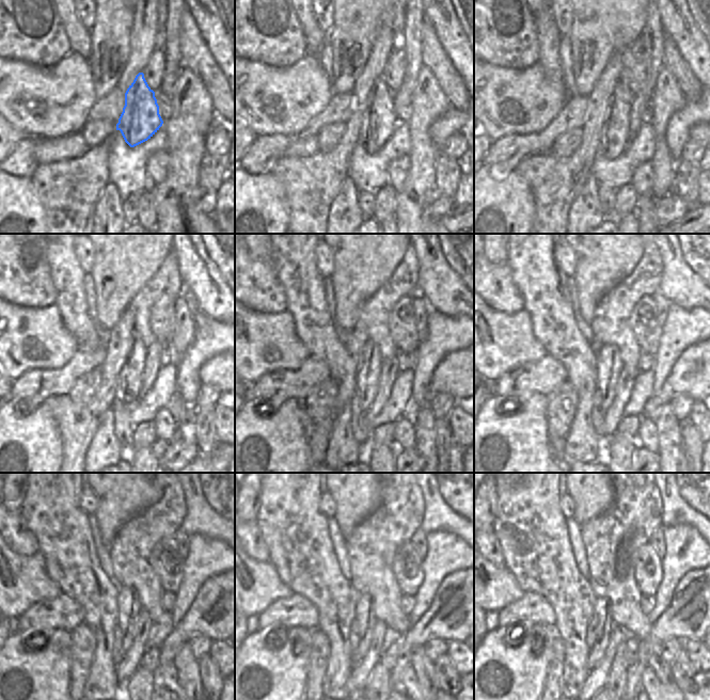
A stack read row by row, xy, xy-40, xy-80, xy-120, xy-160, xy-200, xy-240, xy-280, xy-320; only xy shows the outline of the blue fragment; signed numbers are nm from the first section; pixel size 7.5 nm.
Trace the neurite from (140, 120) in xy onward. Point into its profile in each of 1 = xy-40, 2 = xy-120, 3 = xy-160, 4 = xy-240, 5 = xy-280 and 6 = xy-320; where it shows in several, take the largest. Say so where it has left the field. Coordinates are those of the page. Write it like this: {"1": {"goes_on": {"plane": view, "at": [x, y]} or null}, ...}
{"1": {"goes_on": {"plane": "xy-40", "at": [380, 120]}}, "2": {"goes_on": {"plane": "xy-120", "at": [130, 377]}}, "3": {"goes_on": {"plane": "xy-160", "at": [368, 371]}}, "4": {"goes_on": {"plane": "xy-240", "at": [129, 607]}}, "5": {"goes_on": {"plane": "xy-280", "at": [361, 633]}}, "6": {"goes_on": {"plane": "xy-320", "at": [601, 623]}}}

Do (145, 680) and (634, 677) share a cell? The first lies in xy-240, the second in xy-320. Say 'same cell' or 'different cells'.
different cells

